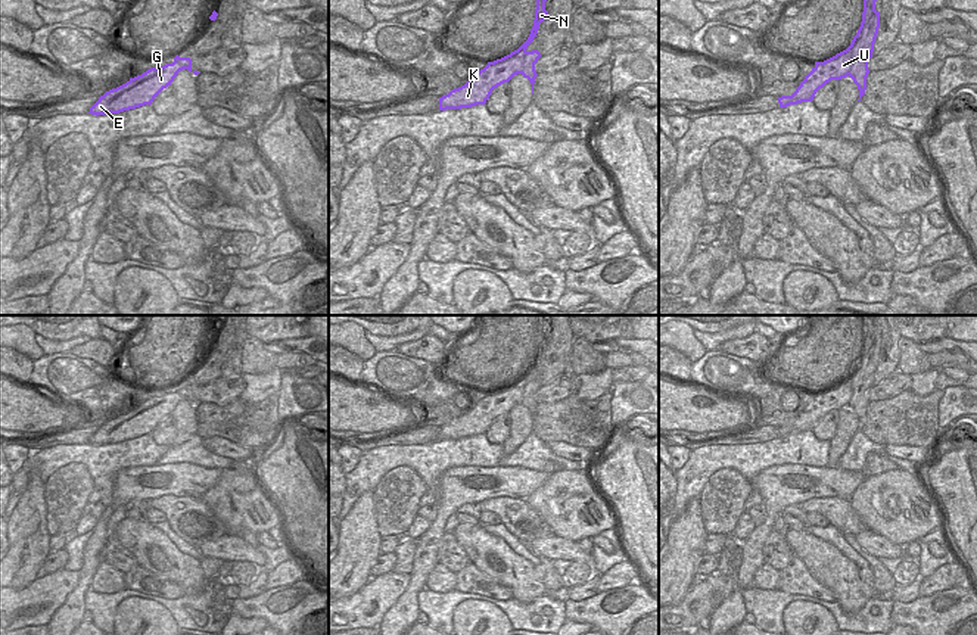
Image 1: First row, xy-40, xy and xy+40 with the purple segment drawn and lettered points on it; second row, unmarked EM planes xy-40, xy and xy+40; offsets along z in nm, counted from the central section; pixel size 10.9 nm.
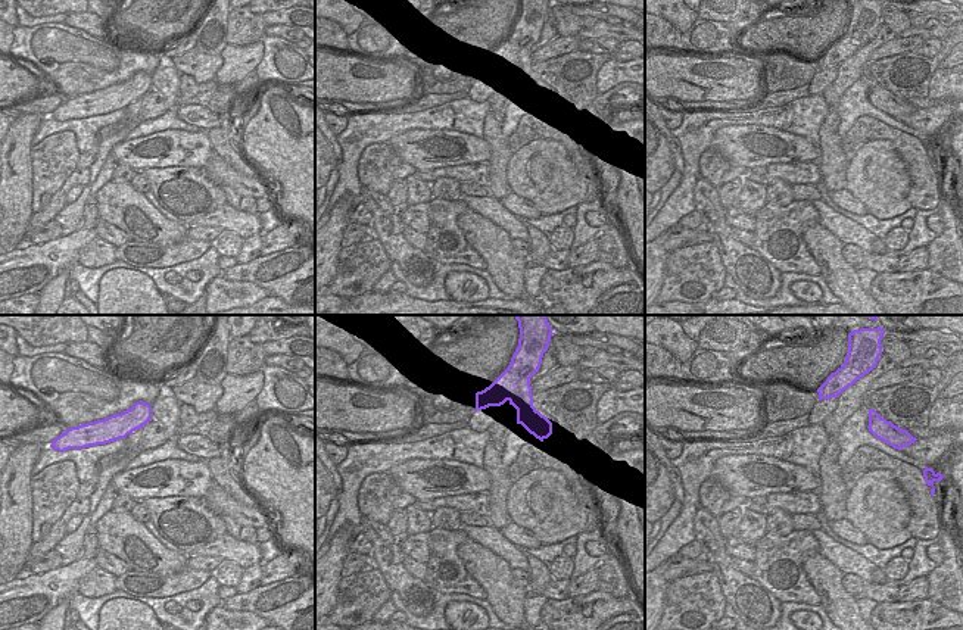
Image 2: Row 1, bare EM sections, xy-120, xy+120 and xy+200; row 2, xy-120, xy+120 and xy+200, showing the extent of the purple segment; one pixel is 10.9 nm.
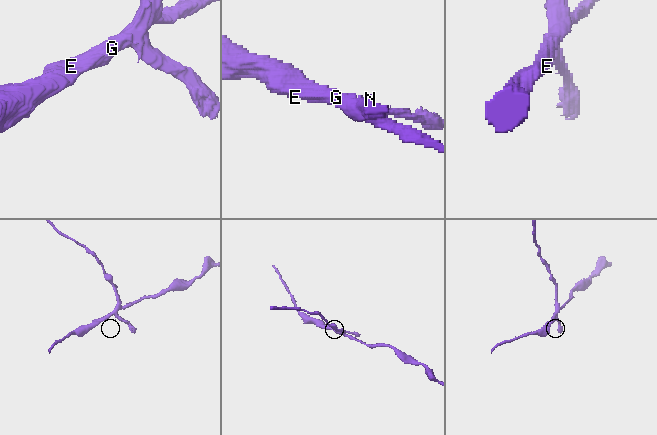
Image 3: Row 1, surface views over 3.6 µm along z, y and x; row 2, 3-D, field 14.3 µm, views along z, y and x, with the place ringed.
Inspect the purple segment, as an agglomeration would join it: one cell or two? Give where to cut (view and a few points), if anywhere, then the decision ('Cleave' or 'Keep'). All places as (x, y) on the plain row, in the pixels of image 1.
Split along xy+40 (846, 379), (852, 388), (849, 404). Cleave.

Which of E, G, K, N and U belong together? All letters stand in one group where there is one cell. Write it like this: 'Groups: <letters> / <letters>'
Groups: E G K U / N.

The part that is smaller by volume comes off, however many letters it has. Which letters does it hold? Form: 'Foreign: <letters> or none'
Foreign: N.

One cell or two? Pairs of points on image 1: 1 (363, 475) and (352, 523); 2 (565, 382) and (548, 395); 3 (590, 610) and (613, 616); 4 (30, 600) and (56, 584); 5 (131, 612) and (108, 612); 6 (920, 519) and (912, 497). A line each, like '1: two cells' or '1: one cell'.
1: two cells
2: one cell
3: one cell
4: one cell
5: two cells
6: one cell

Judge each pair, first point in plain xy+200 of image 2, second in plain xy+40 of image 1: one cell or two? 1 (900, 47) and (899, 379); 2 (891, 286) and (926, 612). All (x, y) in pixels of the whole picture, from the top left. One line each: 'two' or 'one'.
1: one
2: one

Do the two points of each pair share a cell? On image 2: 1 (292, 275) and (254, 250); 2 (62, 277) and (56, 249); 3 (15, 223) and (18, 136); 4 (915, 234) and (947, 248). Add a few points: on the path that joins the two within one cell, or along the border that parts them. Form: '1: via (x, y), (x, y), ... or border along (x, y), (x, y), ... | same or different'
1: border along (259, 255), (248, 262), (237, 264) | different
2: border along (71, 267), (64, 267), (37, 292) | different
3: via (15, 200), (16, 158) | same
4: border along (937, 234), (925, 246) | different

